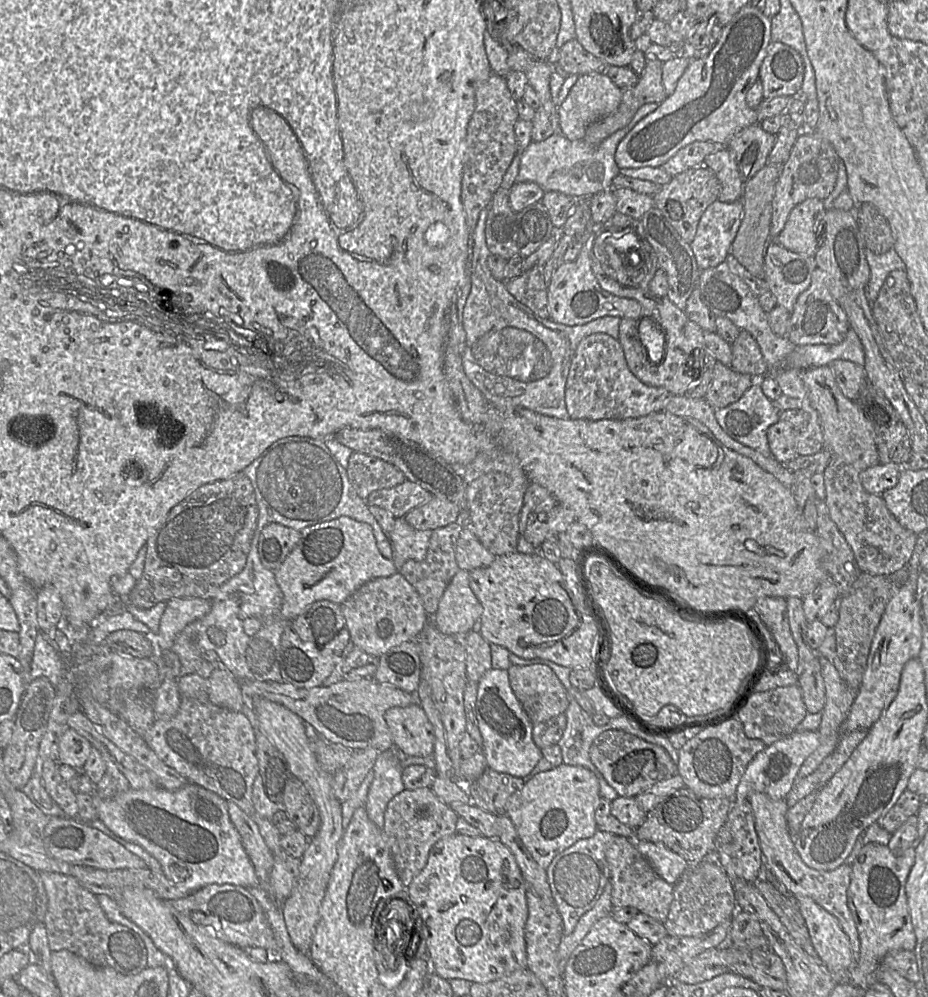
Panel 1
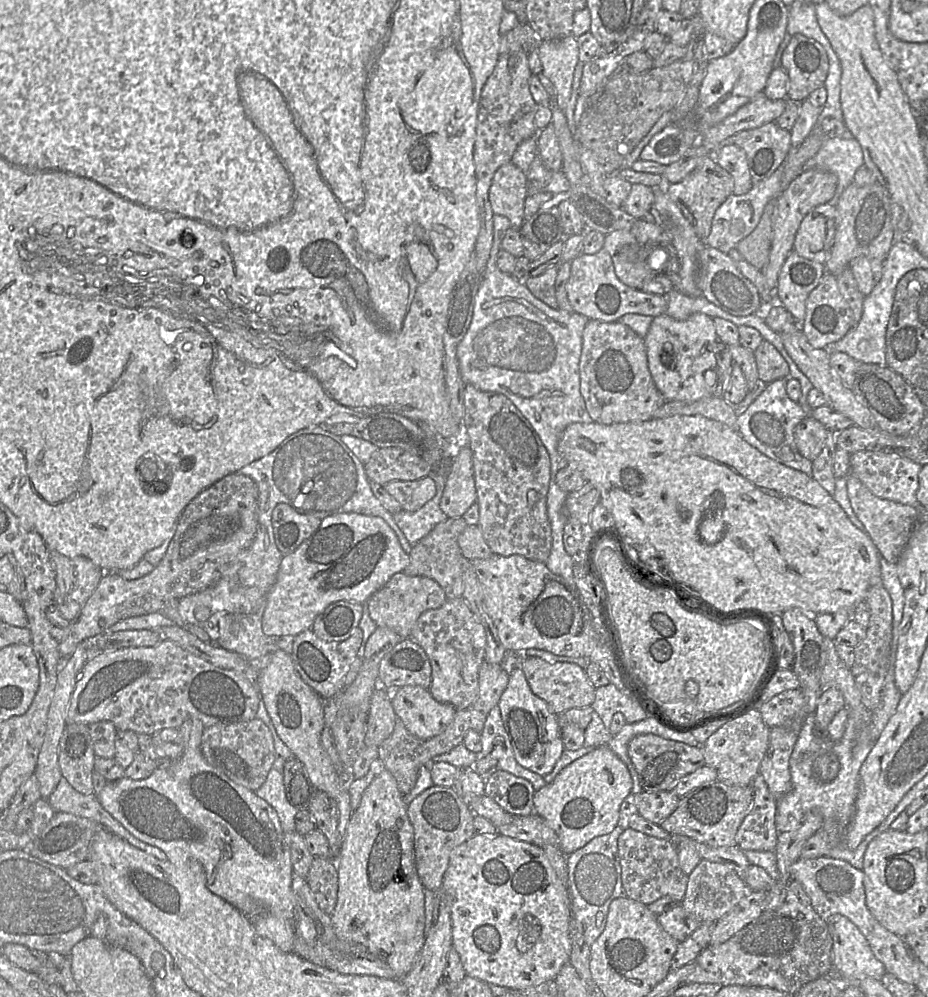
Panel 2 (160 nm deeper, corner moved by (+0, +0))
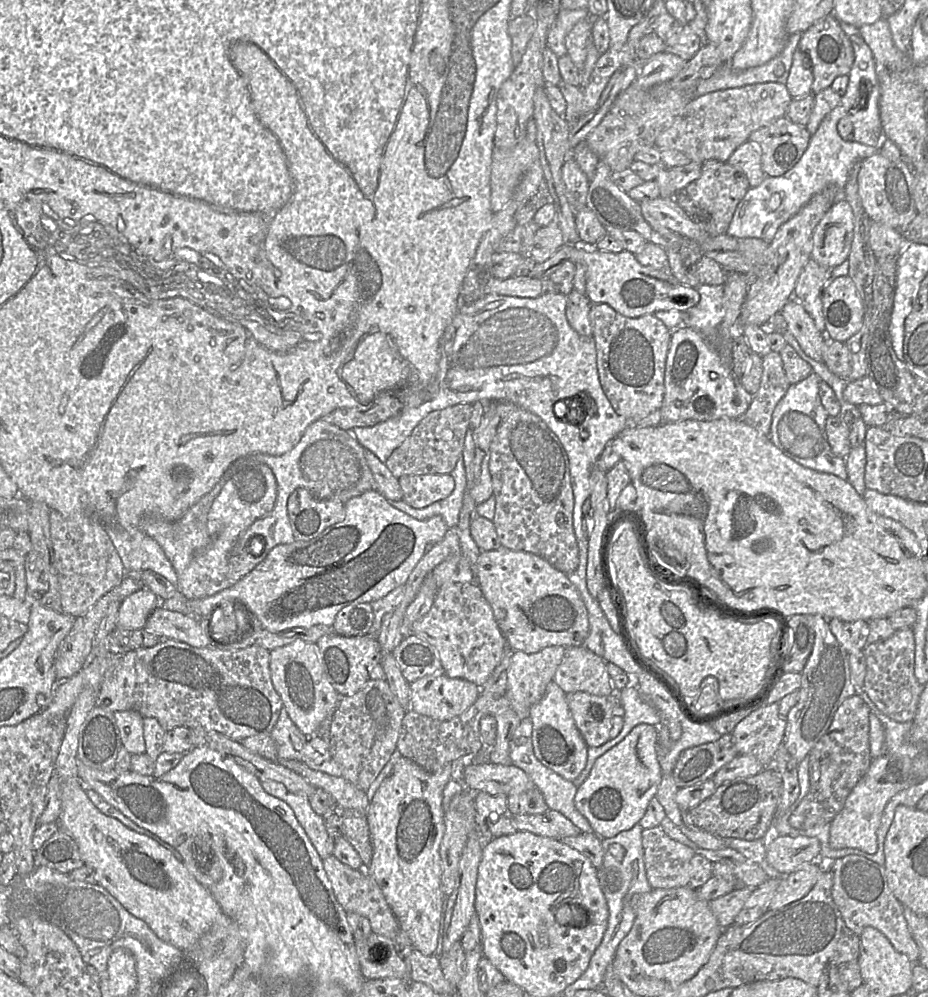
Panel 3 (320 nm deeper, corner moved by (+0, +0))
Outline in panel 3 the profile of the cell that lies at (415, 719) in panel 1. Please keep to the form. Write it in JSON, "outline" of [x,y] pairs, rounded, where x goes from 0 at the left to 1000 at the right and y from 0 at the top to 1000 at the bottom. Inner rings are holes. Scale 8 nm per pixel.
{"outline":[[[477,674],[463,677],[442,686],[441,712],[469,722],[484,722],[500,715],[514,702],[518,692],[518,689],[506,683],[486,680]]]}

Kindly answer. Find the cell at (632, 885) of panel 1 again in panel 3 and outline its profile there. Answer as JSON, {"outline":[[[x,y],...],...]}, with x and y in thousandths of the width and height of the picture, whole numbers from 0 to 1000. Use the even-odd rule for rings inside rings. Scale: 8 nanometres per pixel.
{"outline":[[[712,829],[693,831],[692,848],[697,883],[705,892],[742,890],[751,892],[768,879],[768,866],[747,852],[722,841]]]}

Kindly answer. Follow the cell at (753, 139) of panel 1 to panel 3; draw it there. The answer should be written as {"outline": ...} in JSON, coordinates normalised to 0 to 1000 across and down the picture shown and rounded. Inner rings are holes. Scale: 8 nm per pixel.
{"outline":[[[847,116],[836,119],[807,136],[820,152],[820,168],[825,177],[842,177],[864,157],[874,133],[869,126],[855,123]]]}

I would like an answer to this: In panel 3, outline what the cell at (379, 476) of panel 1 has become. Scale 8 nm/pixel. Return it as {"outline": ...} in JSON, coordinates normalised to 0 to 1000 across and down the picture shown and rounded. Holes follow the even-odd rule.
{"outline":[[[492,405],[460,415],[443,435],[423,451],[415,466],[430,479],[434,476],[485,475],[498,457],[510,407]]]}

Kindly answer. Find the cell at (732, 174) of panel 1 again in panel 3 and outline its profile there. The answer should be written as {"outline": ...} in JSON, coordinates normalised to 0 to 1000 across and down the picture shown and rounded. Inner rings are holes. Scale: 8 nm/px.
{"outline":[[[805,141],[794,147],[783,163],[801,172],[810,189],[817,187],[825,178],[820,168],[820,152],[811,142]]]}

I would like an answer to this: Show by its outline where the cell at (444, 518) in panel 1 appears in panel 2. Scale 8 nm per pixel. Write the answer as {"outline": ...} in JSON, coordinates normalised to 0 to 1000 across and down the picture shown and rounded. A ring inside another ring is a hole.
{"outline":[[[502,446],[488,462],[487,471],[481,479],[474,501],[474,510],[483,520],[495,520],[513,503],[510,456],[505,447]]]}

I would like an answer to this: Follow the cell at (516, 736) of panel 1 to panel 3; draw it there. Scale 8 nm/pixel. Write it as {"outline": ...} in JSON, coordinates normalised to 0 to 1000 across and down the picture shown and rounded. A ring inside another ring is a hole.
{"outline":[[[597,684],[592,685],[583,701],[572,709],[570,722],[578,760],[609,782],[619,784],[631,768],[634,748],[614,716],[609,694]]]}

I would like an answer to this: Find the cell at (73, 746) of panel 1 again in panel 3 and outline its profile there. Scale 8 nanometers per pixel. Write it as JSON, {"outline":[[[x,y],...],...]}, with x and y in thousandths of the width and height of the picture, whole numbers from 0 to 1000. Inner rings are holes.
{"outline":[[[144,712],[123,714],[123,720],[134,751],[141,757],[156,756],[155,719]]]}

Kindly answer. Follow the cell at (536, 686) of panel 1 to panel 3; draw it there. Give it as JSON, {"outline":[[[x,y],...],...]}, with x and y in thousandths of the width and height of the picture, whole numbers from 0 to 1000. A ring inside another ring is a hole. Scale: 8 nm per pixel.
{"outline":[[[629,648],[610,651],[596,682],[609,696],[631,694],[642,698],[659,696],[654,664]]]}

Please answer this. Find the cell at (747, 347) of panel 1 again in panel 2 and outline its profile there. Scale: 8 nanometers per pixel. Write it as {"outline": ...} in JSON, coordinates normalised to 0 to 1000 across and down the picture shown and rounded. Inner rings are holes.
{"outline":[[[821,342],[811,354],[820,382],[830,384],[850,376],[849,364],[834,346],[828,342]]]}

